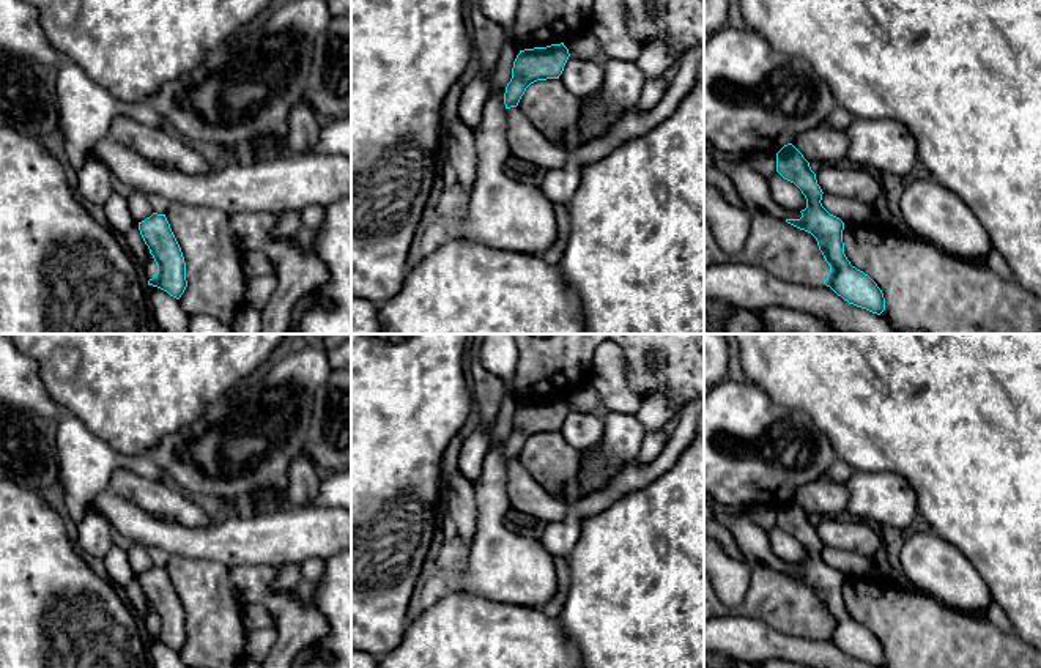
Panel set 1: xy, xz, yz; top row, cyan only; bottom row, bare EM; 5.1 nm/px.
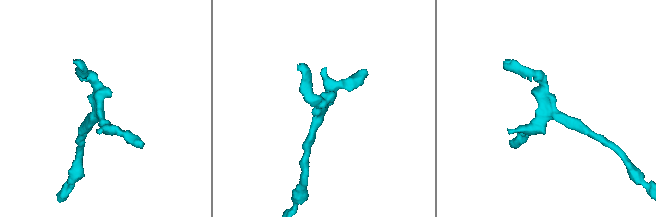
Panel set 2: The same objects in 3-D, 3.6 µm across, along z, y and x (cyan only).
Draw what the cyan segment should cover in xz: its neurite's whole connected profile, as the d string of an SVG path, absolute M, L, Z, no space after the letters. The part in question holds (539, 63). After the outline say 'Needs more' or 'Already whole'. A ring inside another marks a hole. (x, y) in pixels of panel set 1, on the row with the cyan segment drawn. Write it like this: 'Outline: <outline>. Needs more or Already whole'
Outline: M564 43L520 50L504 93L506 109L517 107L531 84L559 79L569 57L570 54Z. Already whole

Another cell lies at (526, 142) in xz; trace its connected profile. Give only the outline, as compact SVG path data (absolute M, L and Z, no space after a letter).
M518 106L507 109L507 142L512 154L546 172L564 167L573 153L548 142Z

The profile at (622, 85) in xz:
M605 58L602 61L605 66L602 98L592 102L578 123L581 145L595 140L609 128L613 112L635 107L646 82L643 71L635 61L617 58Z

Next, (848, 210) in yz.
M822 194L822 206L843 222L865 224L874 213L874 205L860 203L846 197Z

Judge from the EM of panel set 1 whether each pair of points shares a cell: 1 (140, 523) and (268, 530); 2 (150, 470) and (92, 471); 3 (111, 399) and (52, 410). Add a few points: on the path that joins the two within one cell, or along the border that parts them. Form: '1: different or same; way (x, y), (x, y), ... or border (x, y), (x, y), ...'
1: same; way (172, 536), (177, 539), (237, 539)
2: same; way (136, 463), (106, 463)
3: different; border (41, 377), (48, 394), (65, 413)

